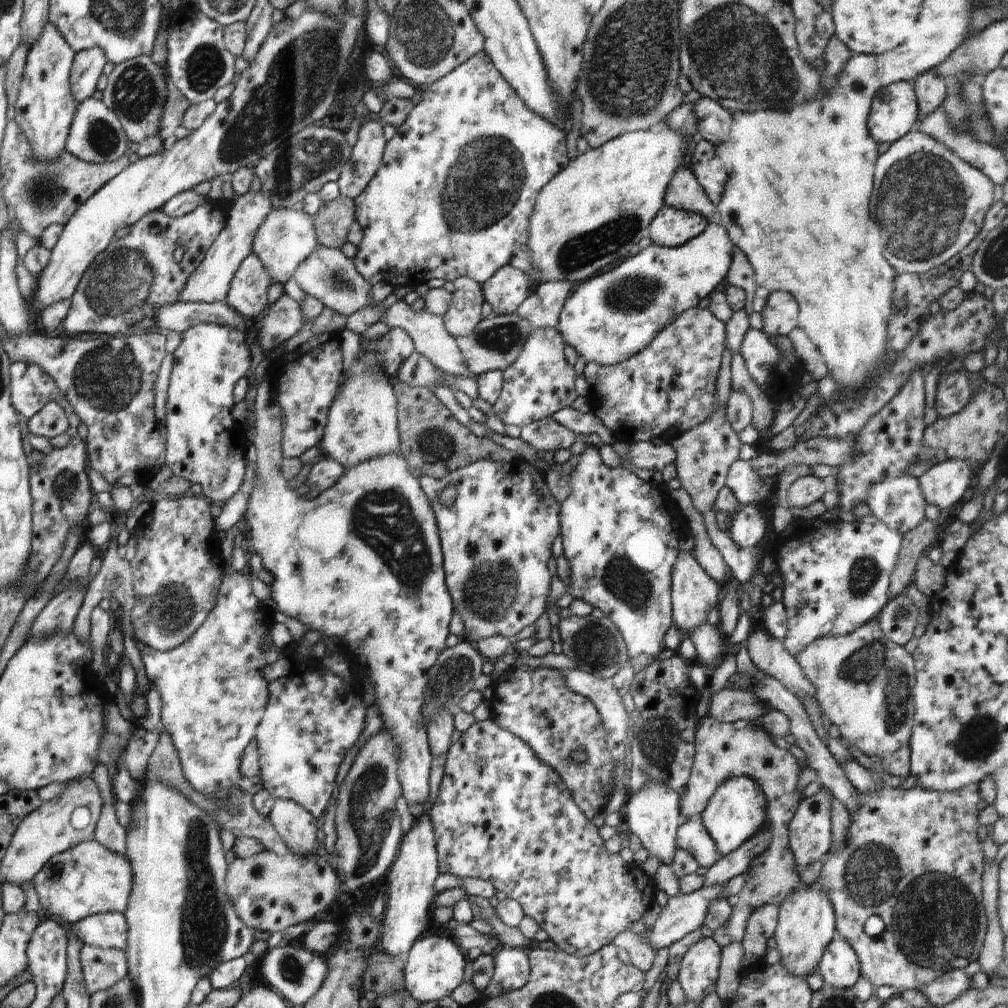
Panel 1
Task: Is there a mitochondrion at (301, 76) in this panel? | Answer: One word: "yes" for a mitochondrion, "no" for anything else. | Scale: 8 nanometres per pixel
yes

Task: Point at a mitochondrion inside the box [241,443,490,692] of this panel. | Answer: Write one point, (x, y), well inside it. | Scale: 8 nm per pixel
(387, 523)

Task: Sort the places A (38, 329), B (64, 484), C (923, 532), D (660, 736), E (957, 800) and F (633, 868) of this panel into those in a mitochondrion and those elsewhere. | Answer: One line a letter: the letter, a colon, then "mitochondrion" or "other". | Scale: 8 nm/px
A: other
B: mitochondrion
C: other
D: mitochondrion
E: other
F: other

